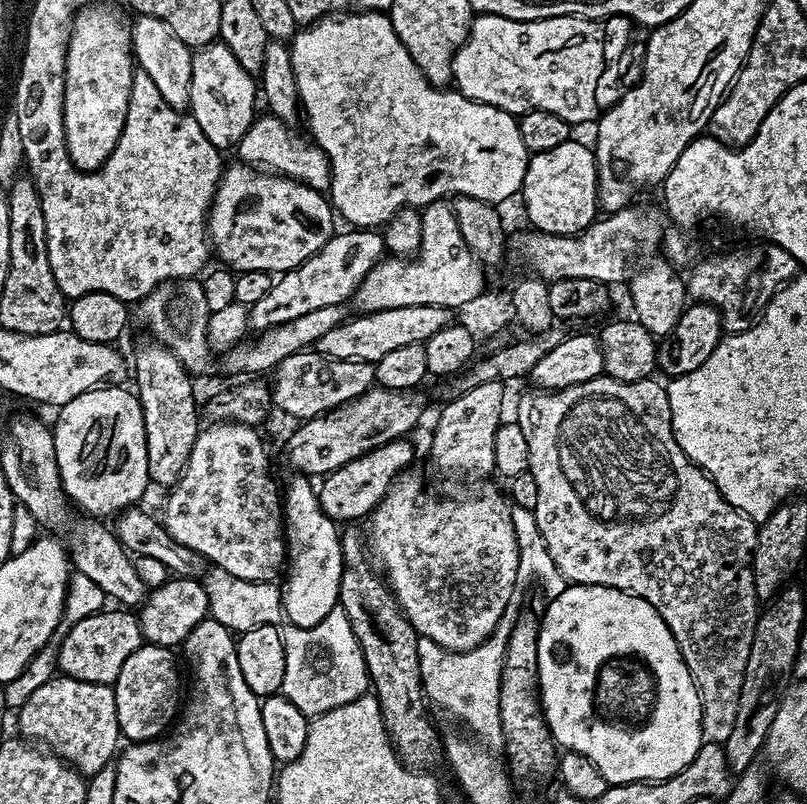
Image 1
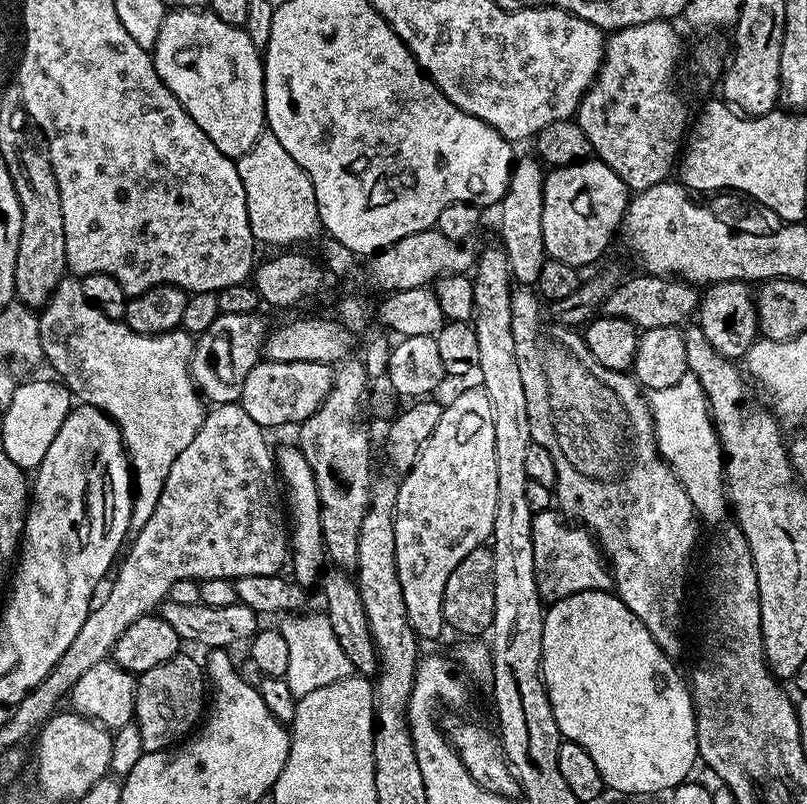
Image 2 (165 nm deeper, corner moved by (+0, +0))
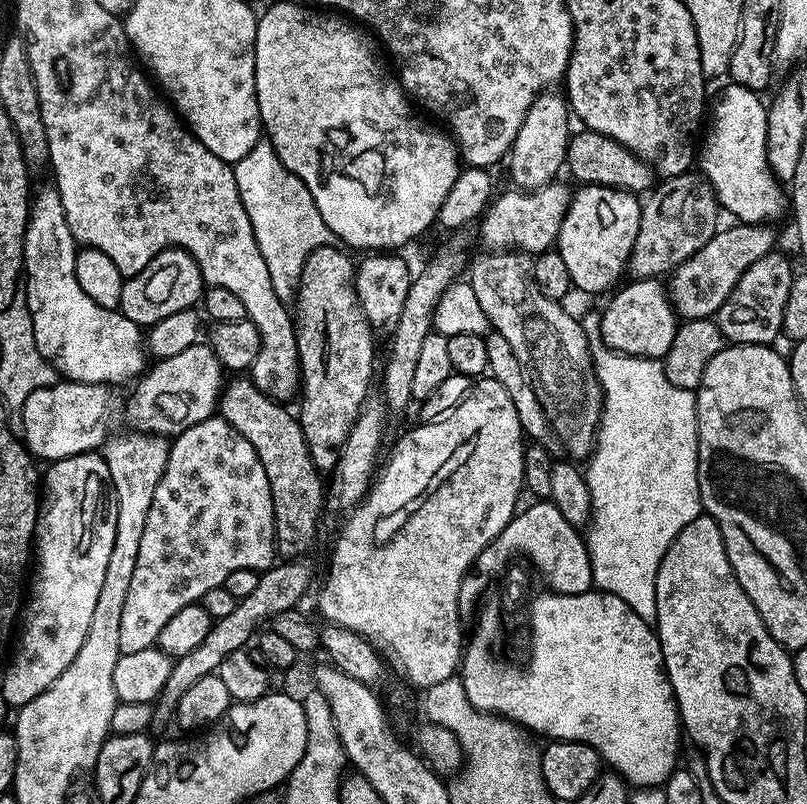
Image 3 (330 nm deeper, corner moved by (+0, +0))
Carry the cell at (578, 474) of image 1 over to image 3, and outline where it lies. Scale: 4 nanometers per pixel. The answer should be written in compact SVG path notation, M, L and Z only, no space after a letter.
M488 250L476 261L471 261L472 277L470 283L478 303L482 306L482 314L486 314L489 325L510 342L510 350L518 354L518 362L538 394L538 402L542 402L542 410L546 410L546 418L554 426L558 438L564 443L565 453L569 457L591 457L596 442L596 432L600 429L600 415L604 409L604 392L596 377L592 365L592 349L588 335L584 333L583 323L575 320L563 307L563 303L543 296L538 290L536 279L532 273L533 257L527 252L515 250Z

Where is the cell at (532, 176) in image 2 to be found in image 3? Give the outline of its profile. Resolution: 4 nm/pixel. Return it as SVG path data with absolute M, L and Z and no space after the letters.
M556 90L541 92L530 110L526 110L526 118L522 118L522 126L518 126L518 134L506 157L508 176L516 183L513 185L517 189L541 188L559 177L556 175L562 172L568 159L568 120L570 121L570 109L567 99L561 93L559 96Z

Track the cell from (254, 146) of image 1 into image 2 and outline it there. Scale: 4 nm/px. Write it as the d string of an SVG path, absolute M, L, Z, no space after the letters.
M265 130L260 133L254 146L236 160L236 169L242 178L242 190L246 190L246 210L253 240L261 245L300 246L303 240L321 235L314 186L306 170L286 154L282 142L278 142L272 132Z

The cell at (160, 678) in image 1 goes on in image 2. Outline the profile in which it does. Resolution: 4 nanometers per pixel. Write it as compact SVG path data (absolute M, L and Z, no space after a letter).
M187 652L139 673L136 681L134 722L139 726L144 752L165 751L189 735L201 721L206 708L206 674Z

